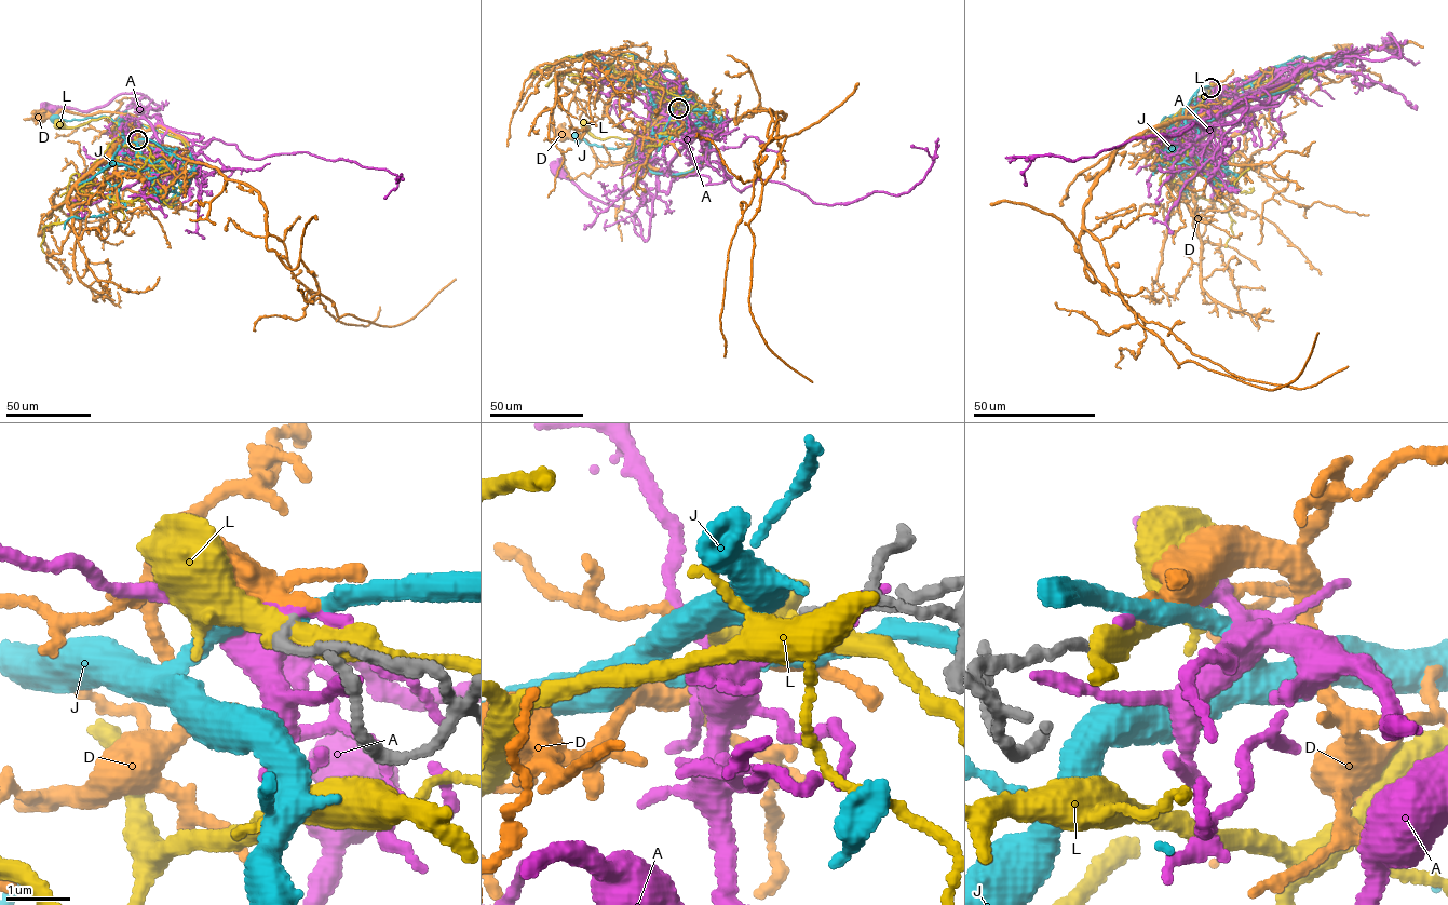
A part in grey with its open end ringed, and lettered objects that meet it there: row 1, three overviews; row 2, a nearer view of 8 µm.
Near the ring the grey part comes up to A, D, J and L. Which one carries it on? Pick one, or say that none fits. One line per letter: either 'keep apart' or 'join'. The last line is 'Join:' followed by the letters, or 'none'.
A: keep apart
D: join
J: keep apart
L: keep apart
Join: D

